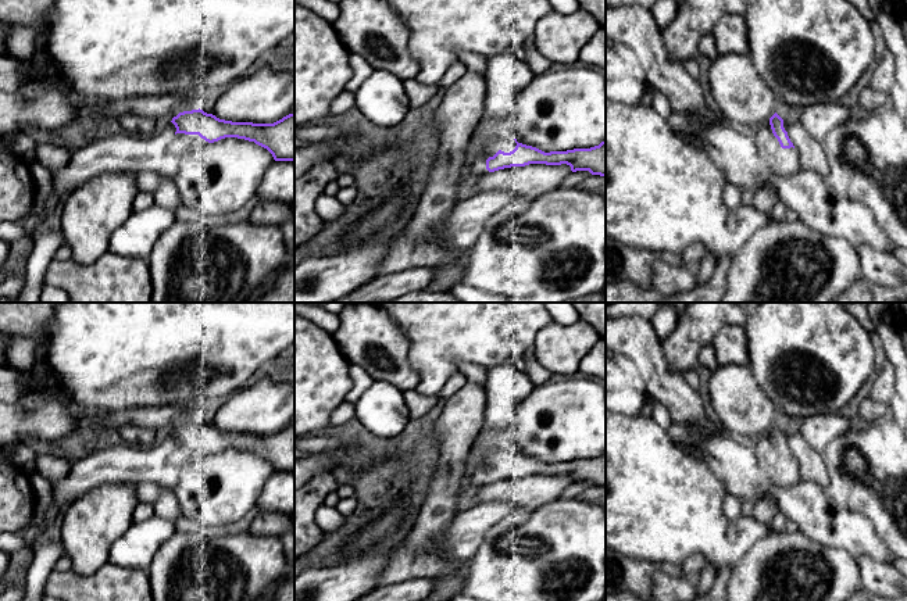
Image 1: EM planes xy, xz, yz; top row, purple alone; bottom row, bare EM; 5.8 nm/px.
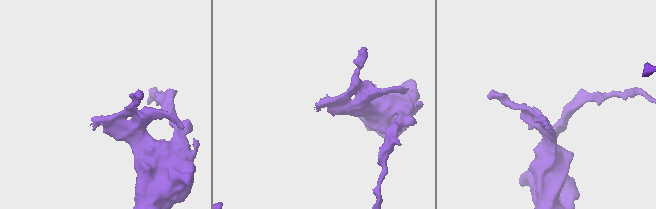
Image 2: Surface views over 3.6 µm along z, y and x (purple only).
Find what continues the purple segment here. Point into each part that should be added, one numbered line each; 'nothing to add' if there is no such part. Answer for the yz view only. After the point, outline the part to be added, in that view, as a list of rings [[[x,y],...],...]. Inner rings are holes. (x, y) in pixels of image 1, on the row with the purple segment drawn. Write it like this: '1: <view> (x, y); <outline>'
1: yz (779, 160); [[[769,119],[756,128],[751,135],[757,143],[760,157],[763,157],[769,169],[775,173],[792,173],[800,169],[799,153],[796,149],[782,149],[778,139],[774,136]]]

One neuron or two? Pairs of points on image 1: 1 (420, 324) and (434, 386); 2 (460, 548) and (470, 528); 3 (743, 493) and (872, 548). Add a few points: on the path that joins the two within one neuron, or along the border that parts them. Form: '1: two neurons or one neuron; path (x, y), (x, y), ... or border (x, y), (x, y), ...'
1: one neuron; path (434, 339), (434, 371)
2: one neuron; path (460, 543), (466, 533)
3: one neuron; path (775, 492), (804, 503), (822, 521), (841, 528)

